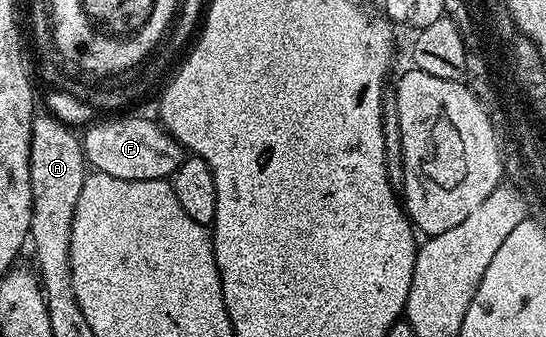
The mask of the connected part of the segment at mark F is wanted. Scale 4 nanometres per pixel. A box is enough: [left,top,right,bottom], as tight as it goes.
[81,116,184,180]

